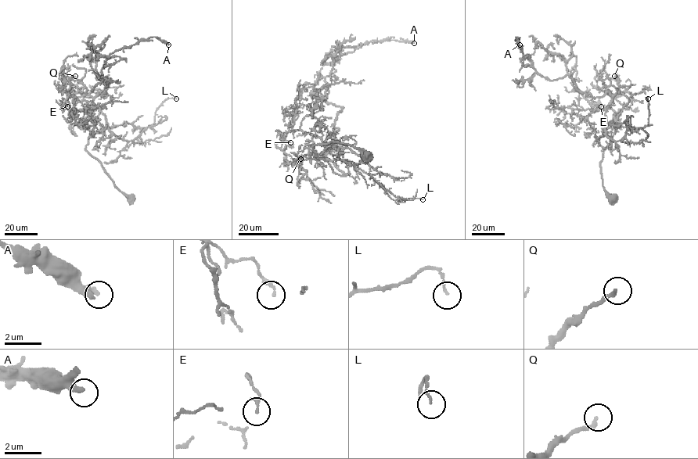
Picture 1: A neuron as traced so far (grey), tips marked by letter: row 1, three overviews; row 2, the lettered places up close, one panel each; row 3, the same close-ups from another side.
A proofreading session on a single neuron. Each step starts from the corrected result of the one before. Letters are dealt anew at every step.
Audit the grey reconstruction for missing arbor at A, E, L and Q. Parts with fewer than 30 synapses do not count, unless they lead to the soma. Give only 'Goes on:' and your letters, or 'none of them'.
Goes on: none of them

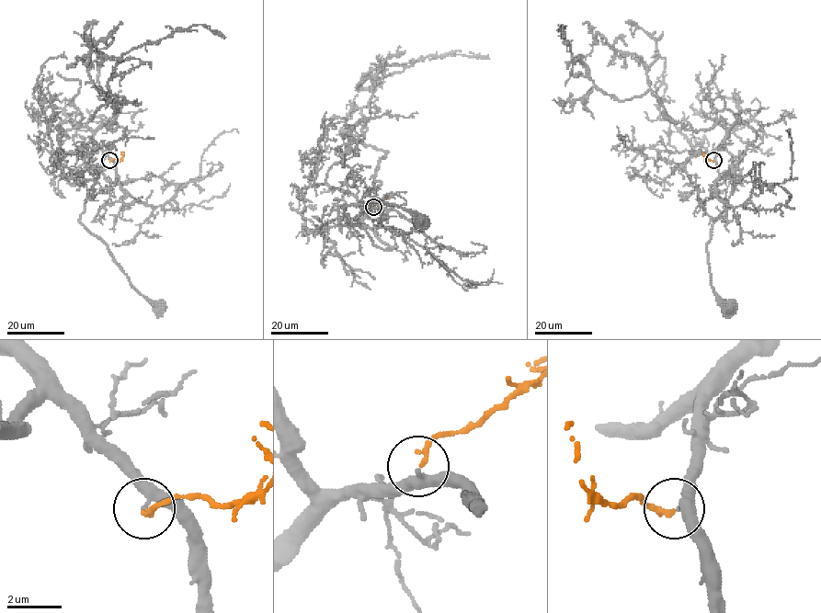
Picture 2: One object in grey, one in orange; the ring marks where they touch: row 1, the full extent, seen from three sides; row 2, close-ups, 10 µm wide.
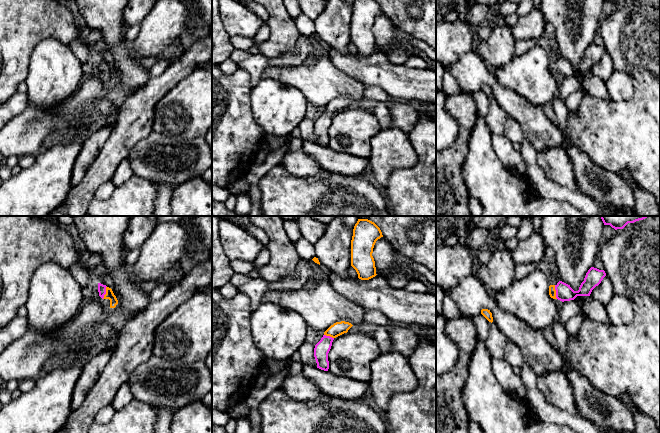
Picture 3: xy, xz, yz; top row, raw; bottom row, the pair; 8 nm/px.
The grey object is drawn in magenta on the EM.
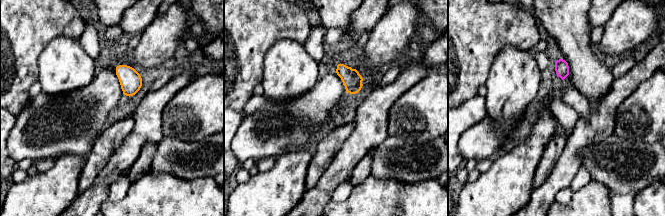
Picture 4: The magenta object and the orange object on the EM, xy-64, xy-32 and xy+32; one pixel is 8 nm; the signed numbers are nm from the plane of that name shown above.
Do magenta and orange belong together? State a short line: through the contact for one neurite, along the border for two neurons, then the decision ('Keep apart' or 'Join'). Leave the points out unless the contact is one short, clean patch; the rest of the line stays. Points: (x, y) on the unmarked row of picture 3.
Line: yz (564, 68), (556, 68), (552, 68). Join

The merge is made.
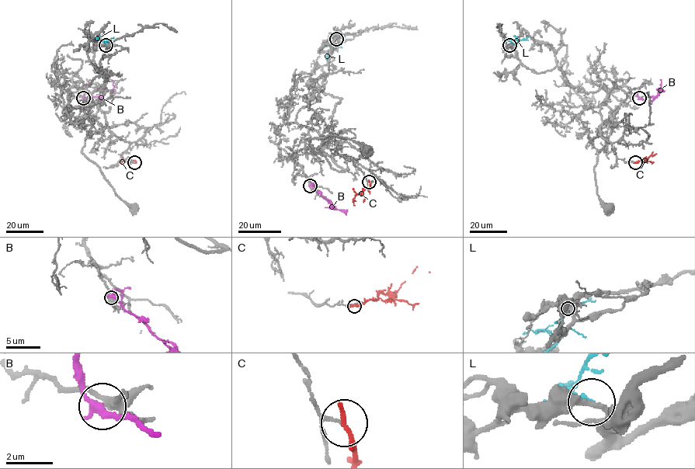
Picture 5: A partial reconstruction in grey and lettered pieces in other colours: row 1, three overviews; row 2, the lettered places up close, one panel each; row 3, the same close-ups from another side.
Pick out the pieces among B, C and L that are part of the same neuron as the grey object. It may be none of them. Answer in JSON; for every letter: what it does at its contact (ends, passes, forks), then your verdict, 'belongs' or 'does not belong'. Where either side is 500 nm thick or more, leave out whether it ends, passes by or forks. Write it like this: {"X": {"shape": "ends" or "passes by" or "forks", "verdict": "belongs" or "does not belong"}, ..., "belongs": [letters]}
{"B": {"shape": "passes by", "verdict": "does not belong"}, "C": {"shape": "passes by", "verdict": "does not belong"}, "L": {"shape": "ends", "verdict": "does not belong"}, "belongs": []}

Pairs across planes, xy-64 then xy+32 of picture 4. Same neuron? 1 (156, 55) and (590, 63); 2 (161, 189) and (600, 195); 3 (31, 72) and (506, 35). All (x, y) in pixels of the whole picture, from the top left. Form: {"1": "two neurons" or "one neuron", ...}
{"1": "two neurons", "2": "one neuron", "3": "one neuron"}

